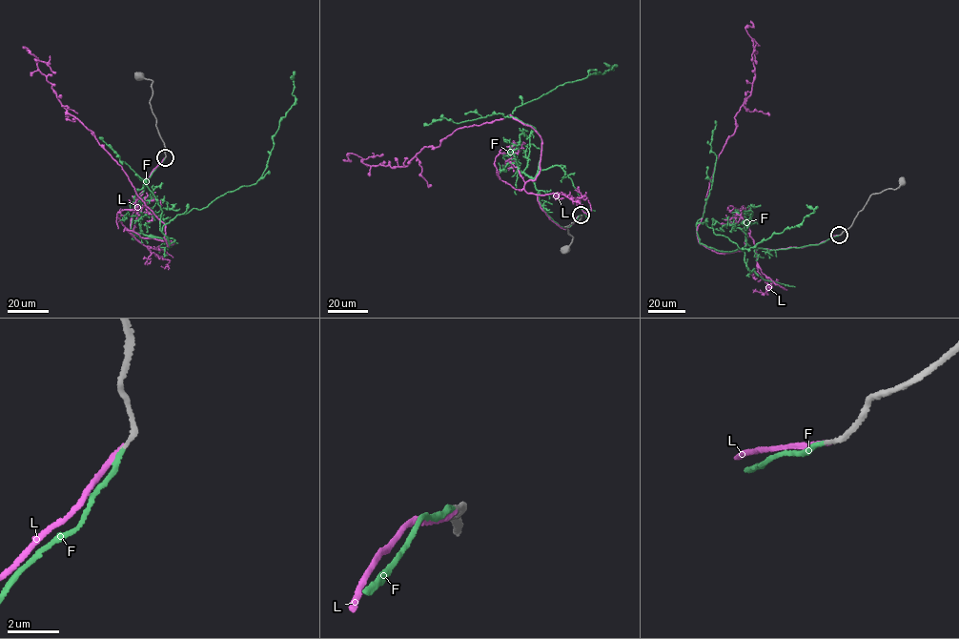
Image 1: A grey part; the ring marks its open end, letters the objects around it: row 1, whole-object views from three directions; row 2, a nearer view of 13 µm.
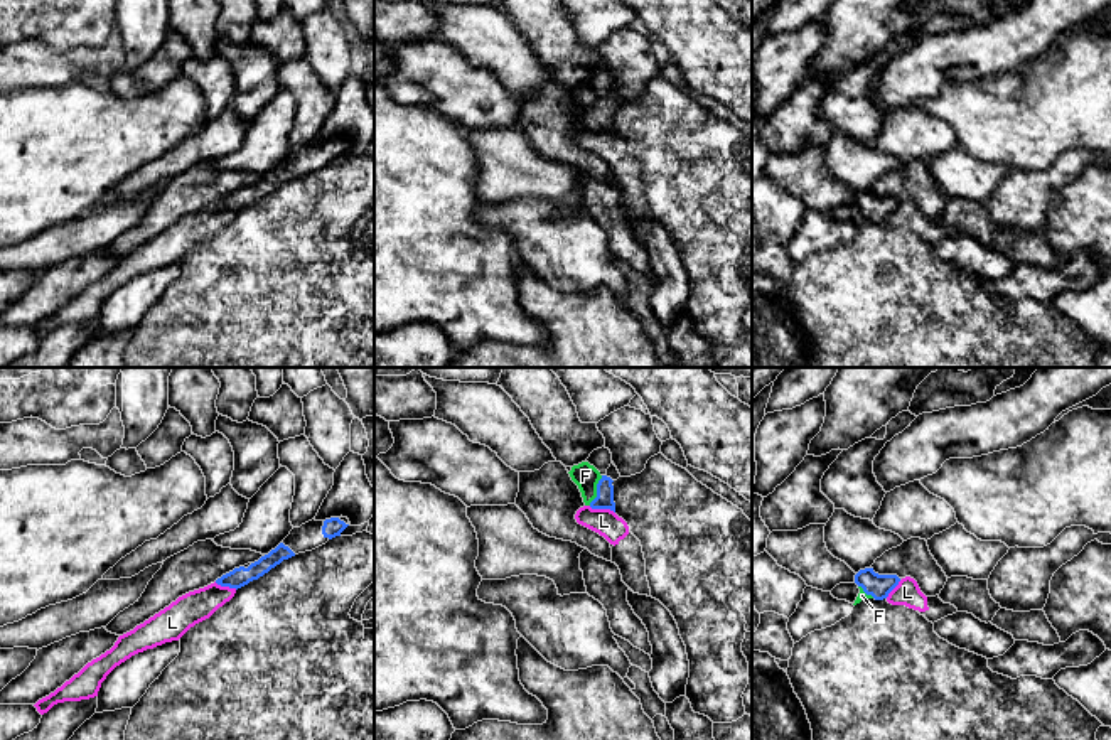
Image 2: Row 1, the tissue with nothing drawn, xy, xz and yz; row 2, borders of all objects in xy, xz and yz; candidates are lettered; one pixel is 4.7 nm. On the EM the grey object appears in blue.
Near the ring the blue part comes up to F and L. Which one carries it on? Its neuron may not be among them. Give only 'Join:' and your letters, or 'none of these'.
Join: F

